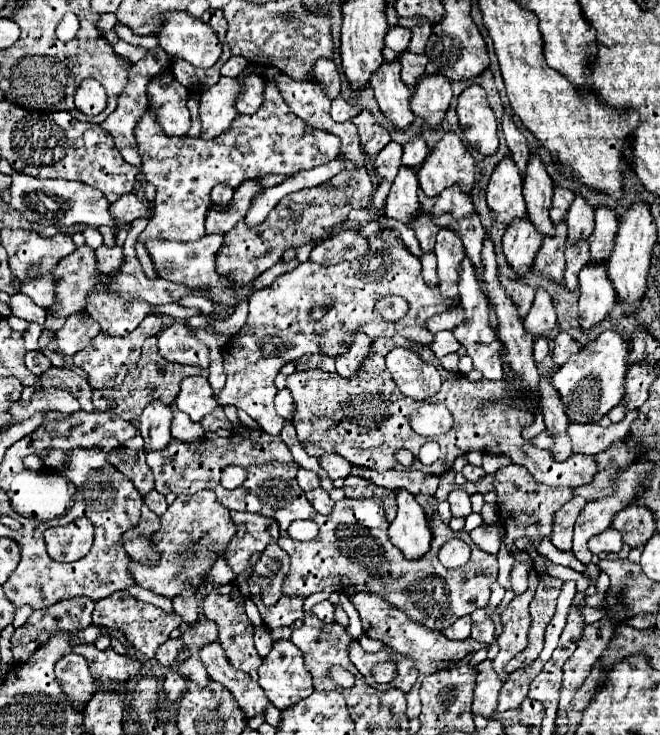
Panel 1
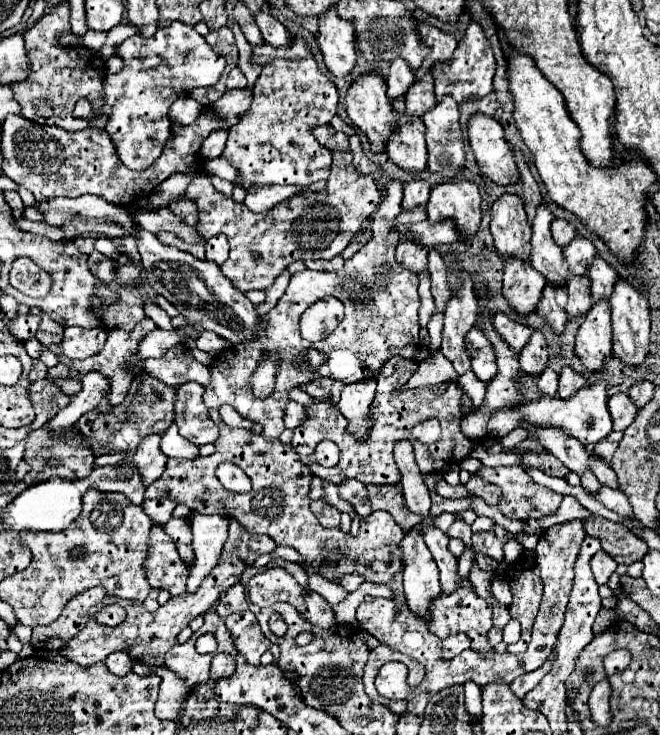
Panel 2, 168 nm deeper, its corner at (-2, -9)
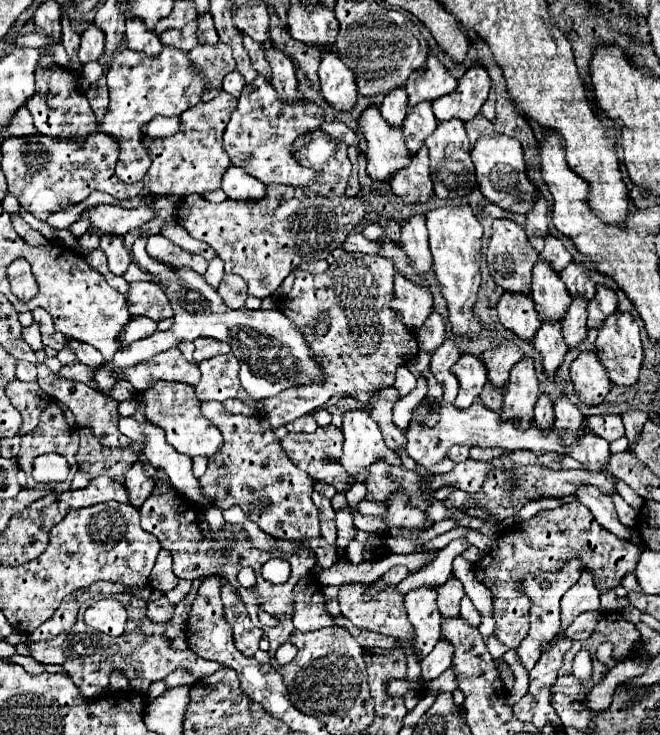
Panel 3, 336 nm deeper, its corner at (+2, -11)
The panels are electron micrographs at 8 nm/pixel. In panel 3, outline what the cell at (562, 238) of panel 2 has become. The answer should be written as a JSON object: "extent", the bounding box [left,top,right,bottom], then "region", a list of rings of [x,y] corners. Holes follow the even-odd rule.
{"extent":[541,233,571,271],"region":[[[547,233],[545,237],[545,249],[541,251],[543,259],[547,259],[551,263],[551,267],[555,267],[555,271],[563,271],[563,267],[567,267],[567,263],[571,263],[571,253],[565,249],[563,241],[551,233]]]}

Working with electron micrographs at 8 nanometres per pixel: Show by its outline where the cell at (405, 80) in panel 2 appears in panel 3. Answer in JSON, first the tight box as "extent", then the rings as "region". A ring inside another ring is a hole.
{"extent":[381,87,409,125],"region":[[[397,87],[393,91],[389,91],[385,97],[383,97],[383,103],[381,103],[381,115],[383,119],[387,119],[391,125],[401,125],[405,115],[407,115],[407,109],[409,109],[409,101],[407,101],[407,91],[405,87]]]}

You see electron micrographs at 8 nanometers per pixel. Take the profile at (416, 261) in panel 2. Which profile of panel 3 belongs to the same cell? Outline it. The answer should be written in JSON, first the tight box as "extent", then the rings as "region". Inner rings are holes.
{"extent":[391,271,433,331],"region":[[[395,271],[395,299],[391,305],[403,315],[407,327],[417,331],[423,325],[423,319],[431,313],[433,297],[427,287],[417,285]]]}

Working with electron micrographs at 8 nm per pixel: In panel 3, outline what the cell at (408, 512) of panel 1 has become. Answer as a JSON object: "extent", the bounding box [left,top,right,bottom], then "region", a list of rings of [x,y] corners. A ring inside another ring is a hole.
{"extent":[405,585,441,659],"region":[[[429,585],[405,593],[405,609],[411,625],[415,627],[415,649],[423,659],[441,639],[441,613],[435,607],[435,589]]]}

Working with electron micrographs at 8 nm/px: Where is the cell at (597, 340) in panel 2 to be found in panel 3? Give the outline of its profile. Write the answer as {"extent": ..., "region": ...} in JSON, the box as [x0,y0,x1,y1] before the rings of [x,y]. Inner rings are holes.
{"extent":[571,351,611,405],"region":[[[581,351],[579,357],[571,363],[571,379],[579,399],[587,405],[601,403],[611,389],[611,381],[603,363],[599,361],[597,351]]]}

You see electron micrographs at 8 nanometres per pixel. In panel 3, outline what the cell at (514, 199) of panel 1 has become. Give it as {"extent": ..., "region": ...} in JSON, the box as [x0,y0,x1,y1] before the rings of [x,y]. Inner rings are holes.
{"extent":[487,219,537,293],"region":[[[495,219],[491,227],[491,241],[487,247],[487,265],[491,277],[497,285],[511,293],[529,293],[531,291],[531,267],[535,265],[537,251],[531,247],[525,227],[515,223],[513,219]]]}

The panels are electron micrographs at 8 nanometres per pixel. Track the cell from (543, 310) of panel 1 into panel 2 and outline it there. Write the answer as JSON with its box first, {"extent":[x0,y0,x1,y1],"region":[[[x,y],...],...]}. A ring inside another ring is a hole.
{"extent":[519,331,549,377],"region":[[[535,331],[519,355],[519,367],[523,369],[525,375],[537,377],[537,373],[543,373],[543,369],[547,367],[547,359],[549,353],[545,337],[539,331]]]}

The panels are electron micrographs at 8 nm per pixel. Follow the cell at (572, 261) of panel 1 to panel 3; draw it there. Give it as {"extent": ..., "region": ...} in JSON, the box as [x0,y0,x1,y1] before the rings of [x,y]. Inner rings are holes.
{"extent":[561,295,587,347],"region":[[[579,295],[573,297],[571,307],[567,309],[567,313],[561,321],[563,337],[565,337],[565,343],[569,347],[575,347],[575,345],[583,343],[585,337],[587,337],[587,325],[585,325],[587,311],[585,311],[585,307],[587,307],[587,301],[583,297],[579,297]]]}

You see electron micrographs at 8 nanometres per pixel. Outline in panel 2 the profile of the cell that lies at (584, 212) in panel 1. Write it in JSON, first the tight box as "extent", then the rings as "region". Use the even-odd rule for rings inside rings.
{"extent":[563,235,595,275],"region":[[[577,235],[565,249],[563,257],[569,263],[569,271],[573,275],[587,275],[587,269],[591,267],[591,261],[595,259],[595,247],[589,239]]]}

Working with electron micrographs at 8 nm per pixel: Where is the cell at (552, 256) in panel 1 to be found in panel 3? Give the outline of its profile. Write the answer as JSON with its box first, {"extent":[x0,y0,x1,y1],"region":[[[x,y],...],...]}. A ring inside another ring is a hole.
{"extent":[533,321,567,377],"region":[[[543,321],[543,325],[537,329],[533,337],[533,345],[543,355],[543,367],[549,377],[553,377],[567,353],[567,345],[563,341],[559,323],[561,321]]]}

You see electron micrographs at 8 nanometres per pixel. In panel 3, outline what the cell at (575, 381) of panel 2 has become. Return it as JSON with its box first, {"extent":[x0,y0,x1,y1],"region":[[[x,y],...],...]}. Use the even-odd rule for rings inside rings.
{"extent":[555,395,583,431],"region":[[[561,395],[555,403],[555,425],[563,427],[563,431],[579,431],[579,427],[583,427],[583,413],[577,409],[575,403],[571,403],[567,399],[567,395]]]}

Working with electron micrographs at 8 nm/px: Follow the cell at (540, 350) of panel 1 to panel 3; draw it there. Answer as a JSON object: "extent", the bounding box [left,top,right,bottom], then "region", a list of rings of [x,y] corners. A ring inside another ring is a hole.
{"extent":[535,393,553,427],"region":[[[541,393],[537,399],[535,423],[539,423],[539,427],[553,427],[553,401],[547,393]]]}

